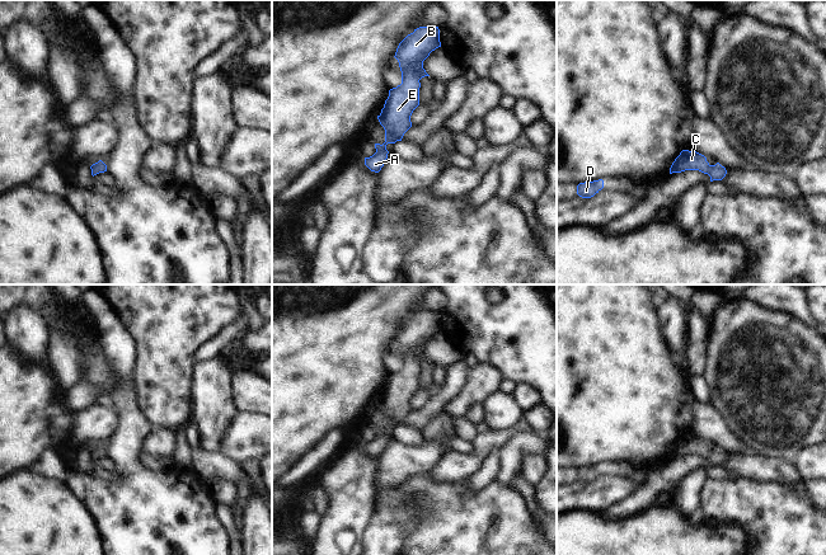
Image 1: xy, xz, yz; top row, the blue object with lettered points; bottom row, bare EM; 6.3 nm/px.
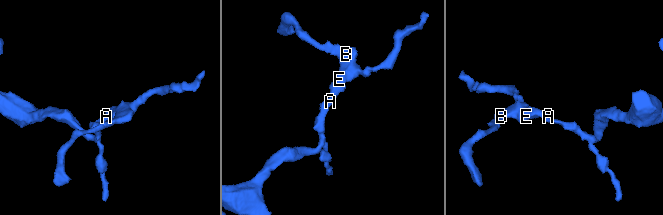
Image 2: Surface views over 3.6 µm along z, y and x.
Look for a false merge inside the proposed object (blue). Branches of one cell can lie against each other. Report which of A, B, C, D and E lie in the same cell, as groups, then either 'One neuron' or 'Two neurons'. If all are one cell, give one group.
Groups: A B C D E. One neuron

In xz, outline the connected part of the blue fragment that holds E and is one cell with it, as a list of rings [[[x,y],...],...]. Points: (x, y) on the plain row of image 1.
[[[419,311],[399,328],[394,342],[399,347],[402,368],[389,375],[384,392],[377,400],[385,414],[385,427],[375,428],[376,437],[365,442],[365,450],[371,456],[379,457],[384,451],[389,438],[386,429],[402,425],[412,411],[410,400],[419,390],[419,364],[430,361],[423,353],[423,345],[438,331],[438,311]]]

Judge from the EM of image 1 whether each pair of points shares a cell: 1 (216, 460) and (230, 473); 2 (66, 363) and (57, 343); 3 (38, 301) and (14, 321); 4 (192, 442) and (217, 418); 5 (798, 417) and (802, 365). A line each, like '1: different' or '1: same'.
1: same
2: same
3: different
4: different
5: same

